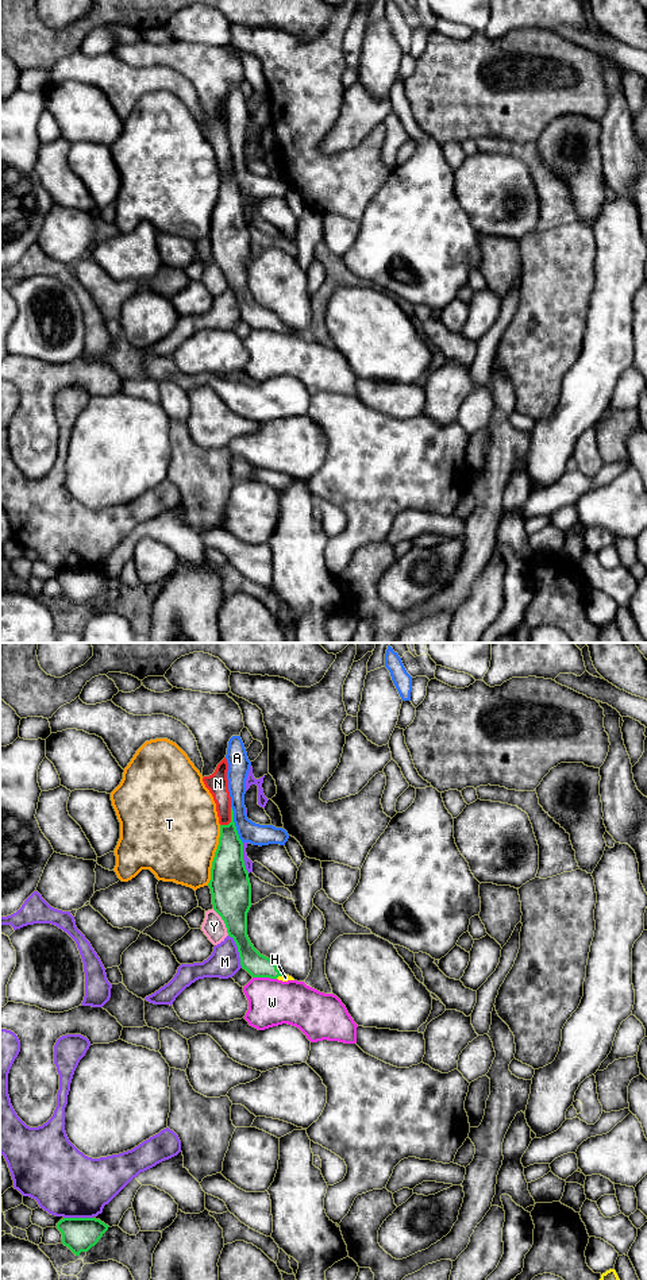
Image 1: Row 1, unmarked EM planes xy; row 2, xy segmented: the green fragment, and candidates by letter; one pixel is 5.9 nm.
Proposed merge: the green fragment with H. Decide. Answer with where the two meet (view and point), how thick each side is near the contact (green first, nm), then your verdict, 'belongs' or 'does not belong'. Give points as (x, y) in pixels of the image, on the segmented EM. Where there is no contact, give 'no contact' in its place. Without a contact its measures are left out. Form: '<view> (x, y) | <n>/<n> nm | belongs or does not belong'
xy (280, 975) | 140/50 nm | belongs

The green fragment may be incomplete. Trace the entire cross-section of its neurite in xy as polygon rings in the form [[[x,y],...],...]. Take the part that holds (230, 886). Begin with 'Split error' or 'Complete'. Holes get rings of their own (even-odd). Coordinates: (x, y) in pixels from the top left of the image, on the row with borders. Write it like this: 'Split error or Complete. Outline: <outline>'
Split error. Outline: [[[231,807],[231,822],[228,825],[220,825],[220,837],[219,837],[219,845],[215,852],[215,857],[212,861],[211,868],[211,880],[208,883],[212,894],[212,905],[213,910],[222,917],[222,919],[226,924],[227,933],[230,937],[234,938],[239,957],[240,957],[240,965],[243,969],[246,969],[253,978],[270,978],[270,979],[278,979],[282,982],[294,980],[292,976],[285,975],[278,965],[276,965],[269,957],[261,955],[254,945],[251,944],[249,936],[247,936],[247,913],[251,907],[251,884],[249,879],[249,872],[244,865],[243,860],[243,843],[239,838],[235,822],[234,822],[234,810]]]

